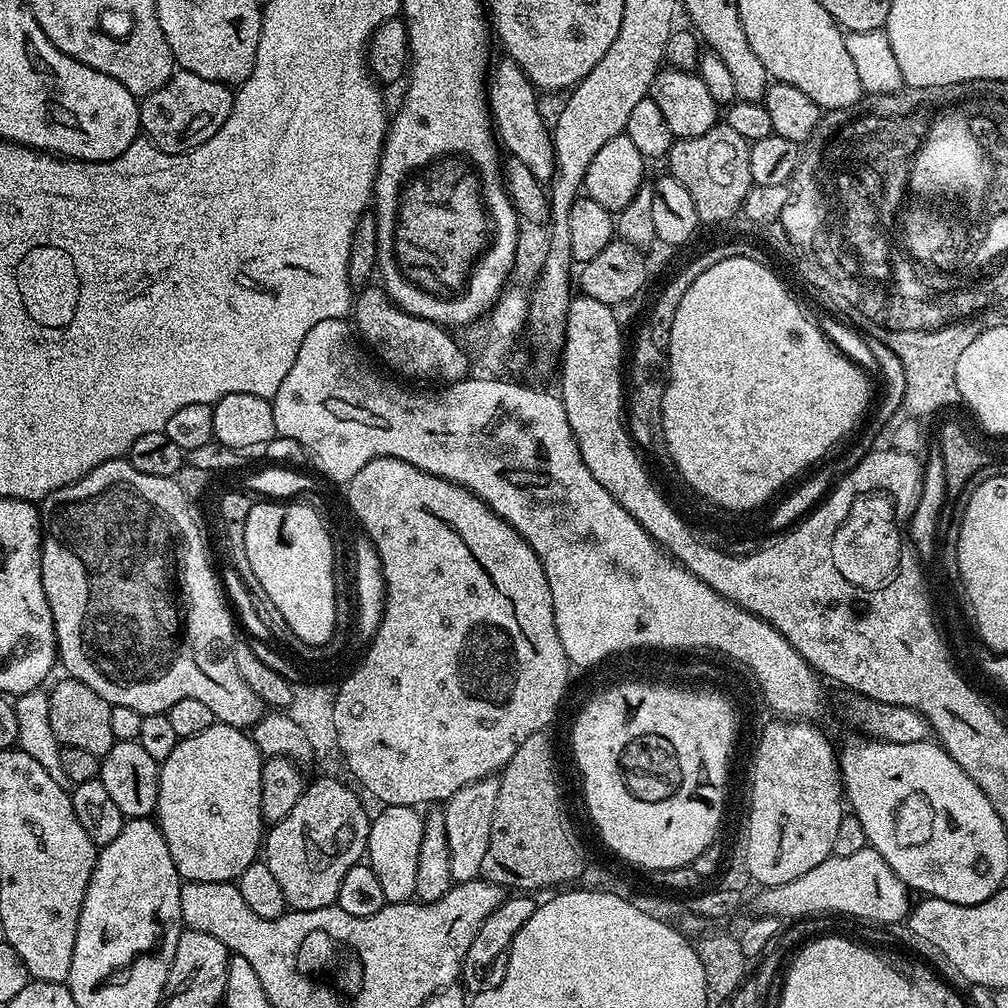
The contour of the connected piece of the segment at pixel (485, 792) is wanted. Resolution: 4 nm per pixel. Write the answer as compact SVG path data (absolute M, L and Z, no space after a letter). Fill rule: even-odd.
M495 775L462 786L443 805L446 818L446 842L450 846L450 874L455 883L470 882L480 876L482 858L486 858L486 846L490 846L490 826L494 822L494 810L498 806L500 781Z

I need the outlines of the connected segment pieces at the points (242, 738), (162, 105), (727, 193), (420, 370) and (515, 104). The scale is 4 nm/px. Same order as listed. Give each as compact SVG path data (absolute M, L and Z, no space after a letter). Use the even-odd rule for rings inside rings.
M219 722L202 734L180 738L173 752L160 764L160 789L154 813L160 833L166 838L170 858L185 881L236 882L246 866L257 863L266 836L262 810L262 766L264 760L245 729Z
M183 70L173 71L163 86L139 101L143 135L164 152L189 152L218 134L222 122L232 113L233 95L227 84L198 78L198 74Z
M717 122L706 134L698 134L698 138L673 139L666 155L666 172L690 190L701 225L724 224L736 211L743 209L753 187L749 158L750 142L727 122Z
M378 284L370 286L353 303L352 319L367 344L396 373L416 380L438 379L449 384L469 375L470 364L463 348L443 325L418 318L396 307Z
M511 58L495 61L488 81L488 110L503 151L522 161L526 170L541 182L551 181L556 175L556 154L552 145L550 127L539 113L537 89L528 81L528 75Z

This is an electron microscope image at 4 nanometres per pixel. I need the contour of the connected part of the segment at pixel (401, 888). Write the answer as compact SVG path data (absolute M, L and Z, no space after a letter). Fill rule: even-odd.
M389 804L379 809L381 812L371 817L368 825L368 851L366 863L374 870L378 883L382 886L382 894L389 904L406 904L415 897L414 878L418 878L418 850L422 847L424 833L423 817L416 808L410 806L394 806Z

